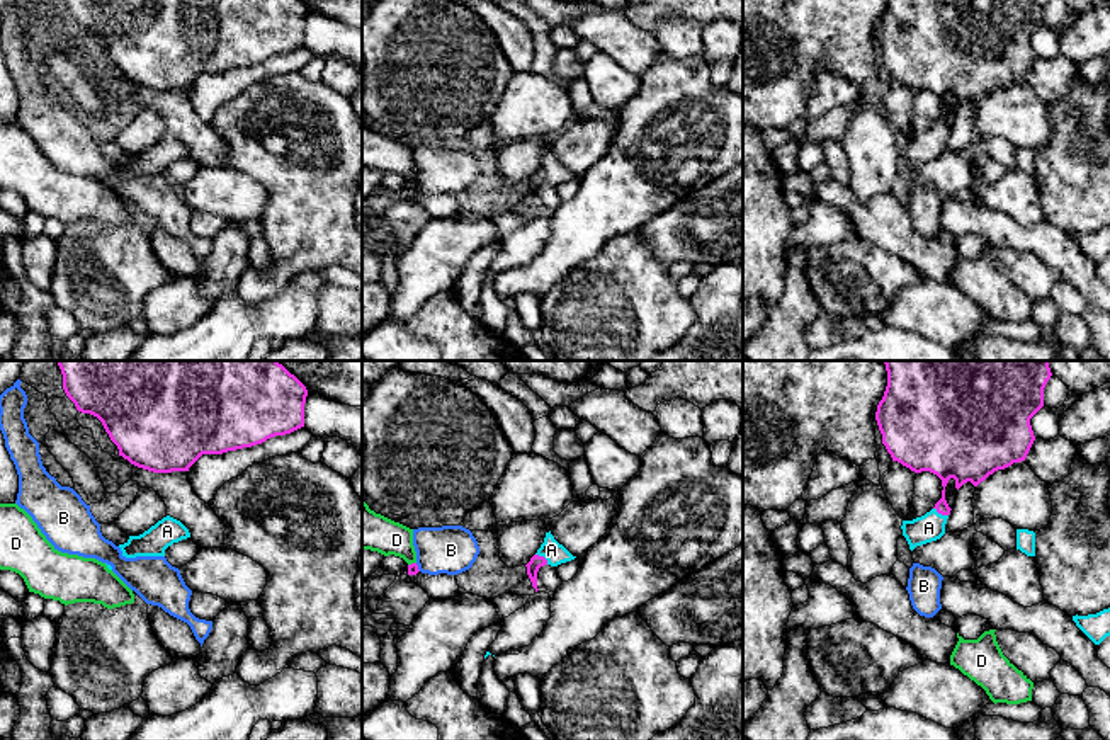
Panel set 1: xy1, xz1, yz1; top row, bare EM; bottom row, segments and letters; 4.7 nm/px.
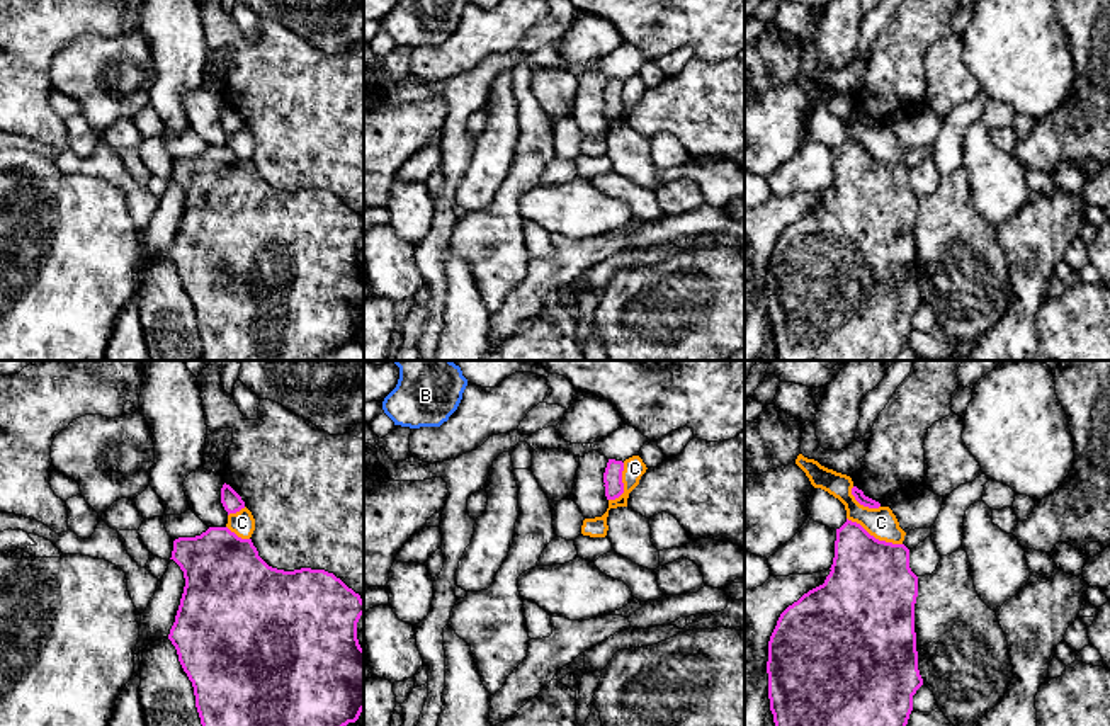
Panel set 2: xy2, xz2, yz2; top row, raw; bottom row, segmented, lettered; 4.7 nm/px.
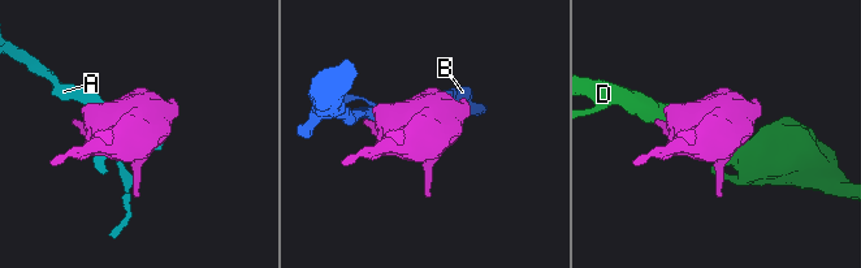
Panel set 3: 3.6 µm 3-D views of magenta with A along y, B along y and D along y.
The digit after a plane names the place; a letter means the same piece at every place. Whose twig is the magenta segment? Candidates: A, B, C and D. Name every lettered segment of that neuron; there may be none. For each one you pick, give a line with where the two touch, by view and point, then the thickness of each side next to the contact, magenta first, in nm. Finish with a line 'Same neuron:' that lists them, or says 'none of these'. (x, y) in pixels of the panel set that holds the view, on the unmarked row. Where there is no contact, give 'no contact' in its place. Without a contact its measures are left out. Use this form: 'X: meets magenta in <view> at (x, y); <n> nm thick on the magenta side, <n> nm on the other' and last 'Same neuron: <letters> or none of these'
A: meets magenta in yz1 at (940, 131); 170 nm thick on the magenta side, 130 nm on the other
Same neuron: A

